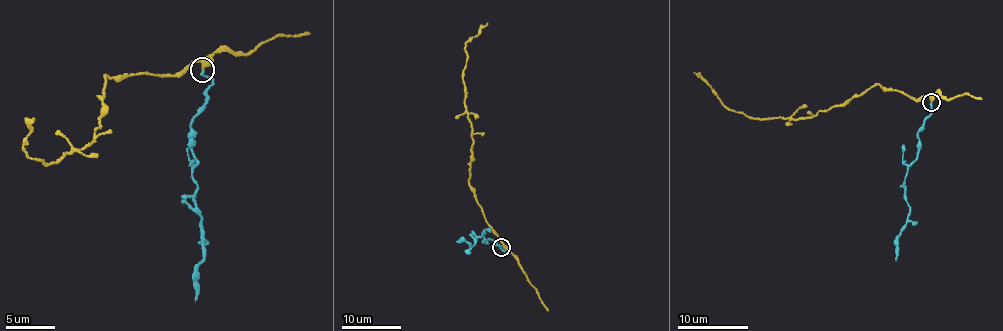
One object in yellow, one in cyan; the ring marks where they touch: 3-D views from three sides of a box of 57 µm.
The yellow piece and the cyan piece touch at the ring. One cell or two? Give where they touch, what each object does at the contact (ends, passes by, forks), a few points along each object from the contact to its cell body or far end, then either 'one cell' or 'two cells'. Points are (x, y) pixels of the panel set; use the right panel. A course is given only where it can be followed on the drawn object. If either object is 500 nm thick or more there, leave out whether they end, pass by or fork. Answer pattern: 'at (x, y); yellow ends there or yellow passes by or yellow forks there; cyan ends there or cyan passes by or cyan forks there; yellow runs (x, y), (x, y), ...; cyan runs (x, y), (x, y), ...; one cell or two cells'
at (931, 102); yellow passes by; cyan ends there; yellow runs (931, 102), (928, 95), (915, 99), (879, 85), (810, 116), (755, 117), (725, 109), (717, 92), (693, 72); cyan runs (931, 102), (932, 112), (919, 132), (919, 151), (905, 176), (909, 217), (898, 237), (895, 261); two cells

